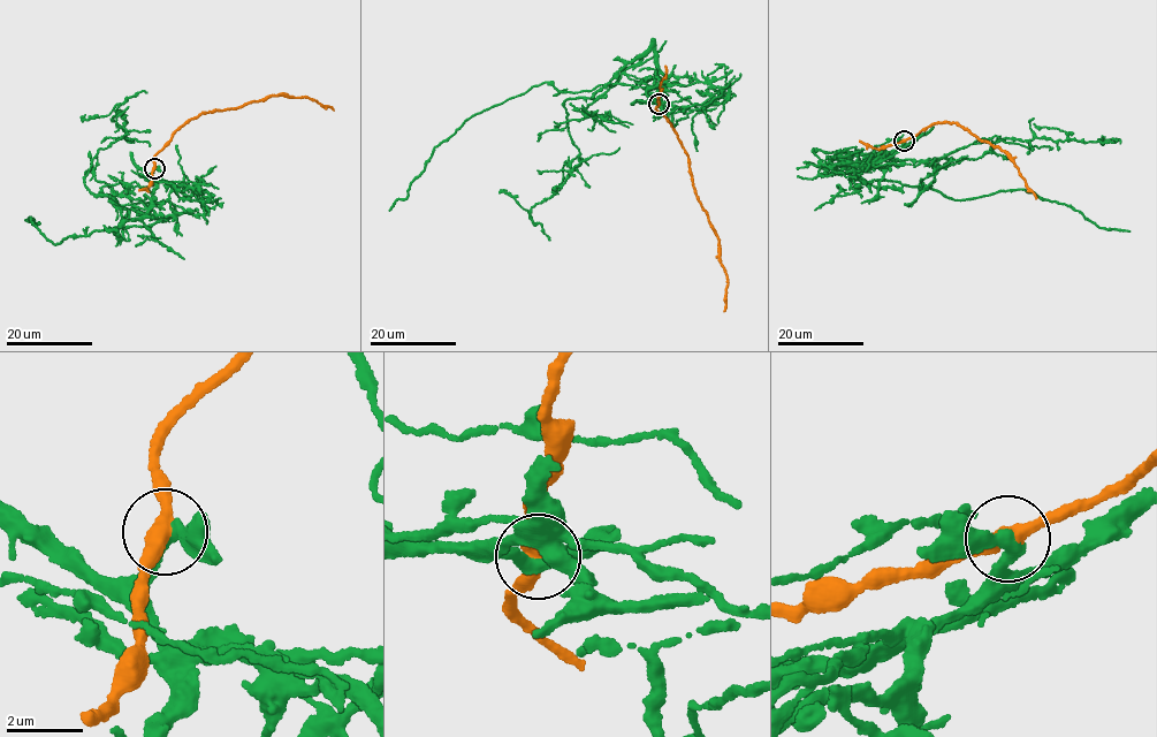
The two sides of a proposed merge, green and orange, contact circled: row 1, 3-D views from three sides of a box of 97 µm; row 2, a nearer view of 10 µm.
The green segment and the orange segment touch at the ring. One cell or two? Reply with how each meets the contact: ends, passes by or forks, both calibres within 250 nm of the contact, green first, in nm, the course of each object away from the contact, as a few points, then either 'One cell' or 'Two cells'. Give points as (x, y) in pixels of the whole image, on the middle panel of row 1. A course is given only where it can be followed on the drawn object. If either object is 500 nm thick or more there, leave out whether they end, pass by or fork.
At the ring green passes by. At the ring orange passes by. Thickness 320 nm (green) against 420 nm. Course of green: (659, 104), (659, 73), (668, 78), (644, 88), (576, 92), (534, 85), (474, 113), (434, 149), (389, 211). Course of orange: (659, 104), (657, 112), (674, 128), (687, 153), (694, 194), (718, 241), (728, 283), (723, 311). Two cells

